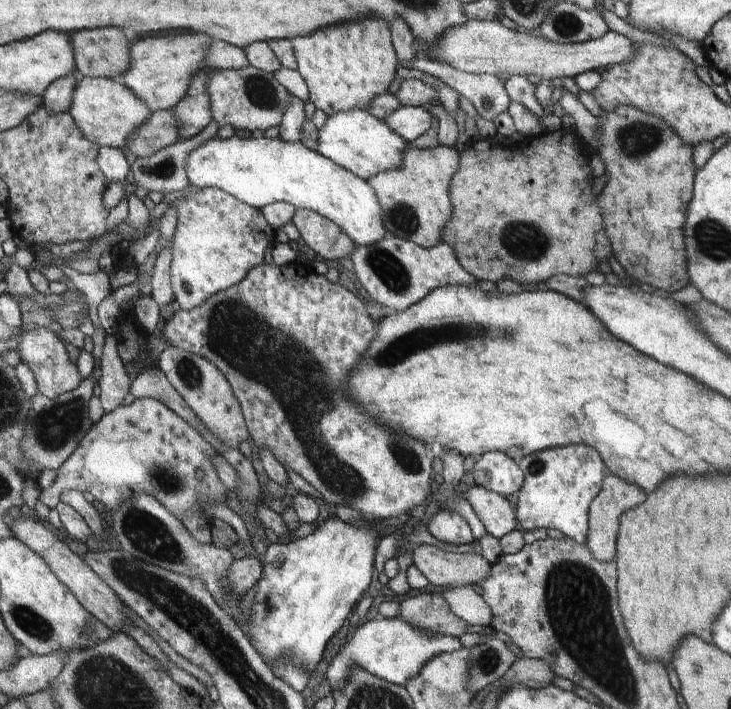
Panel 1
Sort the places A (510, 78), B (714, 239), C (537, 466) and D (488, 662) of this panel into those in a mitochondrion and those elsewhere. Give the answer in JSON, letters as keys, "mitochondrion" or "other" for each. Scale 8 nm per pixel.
{"A":"other","B":"mitochondrion","C":"mitochondrion","D":"mitochondrion"}

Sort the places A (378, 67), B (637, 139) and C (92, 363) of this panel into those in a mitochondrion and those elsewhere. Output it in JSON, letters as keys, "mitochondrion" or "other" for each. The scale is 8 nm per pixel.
{"A":"other","B":"mitochondrion","C":"other"}

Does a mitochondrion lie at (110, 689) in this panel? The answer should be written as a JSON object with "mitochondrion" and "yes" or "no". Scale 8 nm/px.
{"mitochondrion":"yes"}

